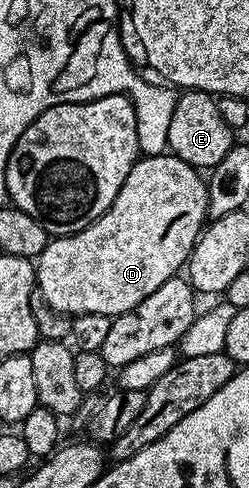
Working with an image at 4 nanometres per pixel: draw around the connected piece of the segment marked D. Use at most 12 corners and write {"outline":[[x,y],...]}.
{"outline":[[143,155],[113,205],[52,238],[53,310],[114,317],[184,270],[207,179]]}

